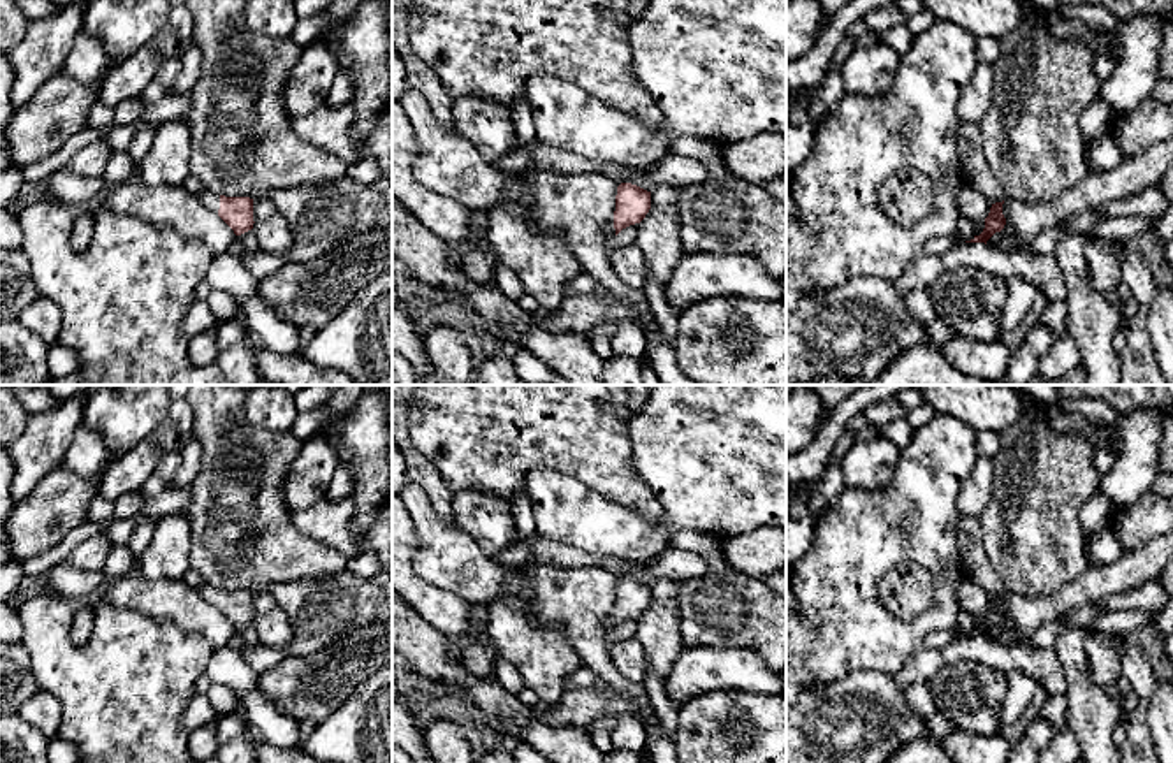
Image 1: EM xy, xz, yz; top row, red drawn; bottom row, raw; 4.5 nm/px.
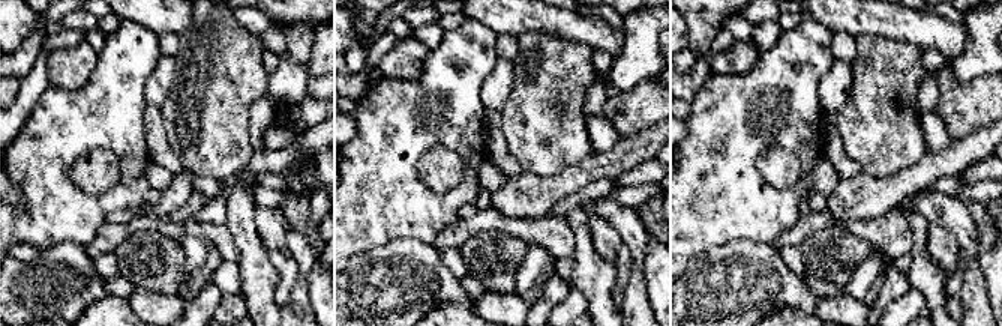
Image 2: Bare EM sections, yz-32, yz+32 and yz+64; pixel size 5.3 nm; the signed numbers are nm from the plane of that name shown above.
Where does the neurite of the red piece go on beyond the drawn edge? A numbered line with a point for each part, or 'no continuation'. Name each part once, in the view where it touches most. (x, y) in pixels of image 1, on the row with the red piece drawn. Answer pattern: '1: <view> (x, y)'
1: xy (211, 201)

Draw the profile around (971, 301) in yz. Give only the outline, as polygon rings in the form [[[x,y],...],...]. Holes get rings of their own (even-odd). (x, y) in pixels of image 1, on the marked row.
[[[957,267],[941,274],[929,288],[936,318],[958,336],[994,341],[1008,301],[1006,281],[976,267]]]

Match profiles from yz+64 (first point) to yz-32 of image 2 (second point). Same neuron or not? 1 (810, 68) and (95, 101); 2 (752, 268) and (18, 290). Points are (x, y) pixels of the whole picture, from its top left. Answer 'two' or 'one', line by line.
1: one
2: one

